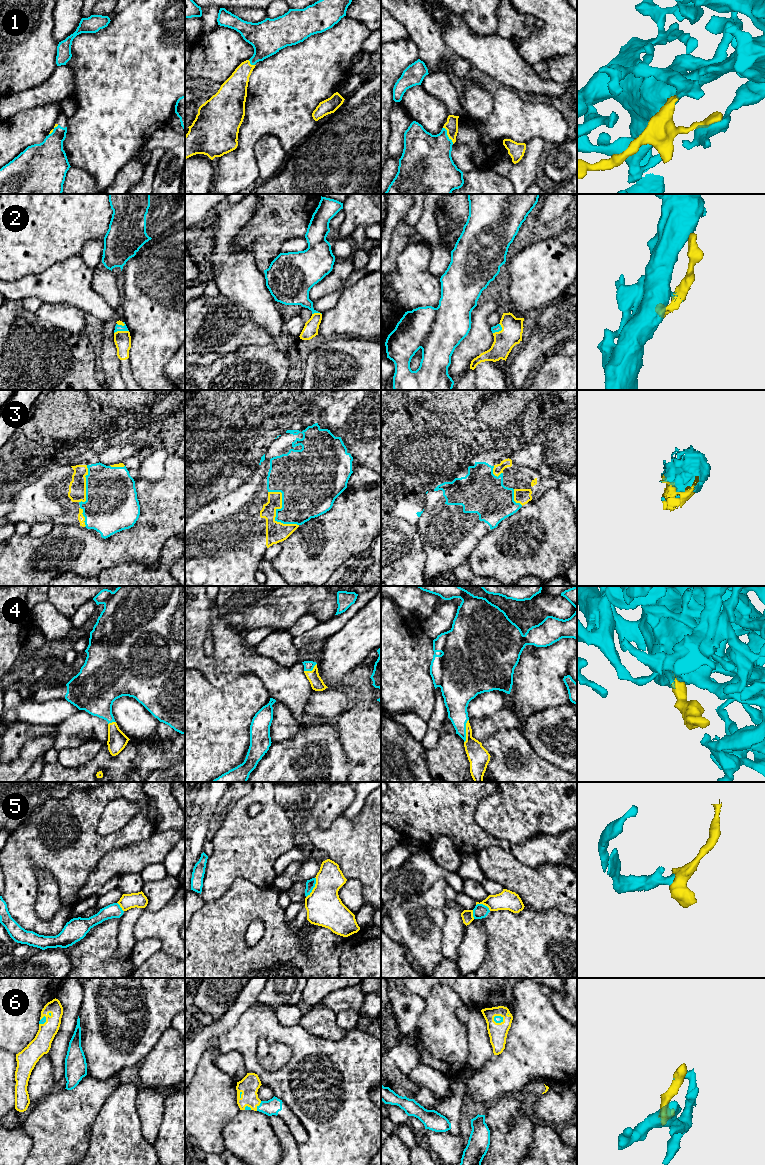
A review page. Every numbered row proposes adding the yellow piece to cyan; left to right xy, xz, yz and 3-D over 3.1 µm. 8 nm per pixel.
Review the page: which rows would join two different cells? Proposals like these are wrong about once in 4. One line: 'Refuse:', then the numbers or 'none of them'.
Refuse: 5

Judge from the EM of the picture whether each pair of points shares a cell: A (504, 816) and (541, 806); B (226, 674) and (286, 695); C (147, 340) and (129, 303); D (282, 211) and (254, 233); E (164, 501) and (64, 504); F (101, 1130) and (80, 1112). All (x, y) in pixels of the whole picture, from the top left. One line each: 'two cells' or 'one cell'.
A: one cell
B: one cell
C: one cell
D: one cell
E: two cells
F: two cells

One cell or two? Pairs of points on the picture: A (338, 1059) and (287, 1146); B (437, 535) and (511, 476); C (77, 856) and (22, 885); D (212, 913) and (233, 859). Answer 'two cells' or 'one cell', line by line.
A: two cells
B: one cell
C: one cell
D: two cells

